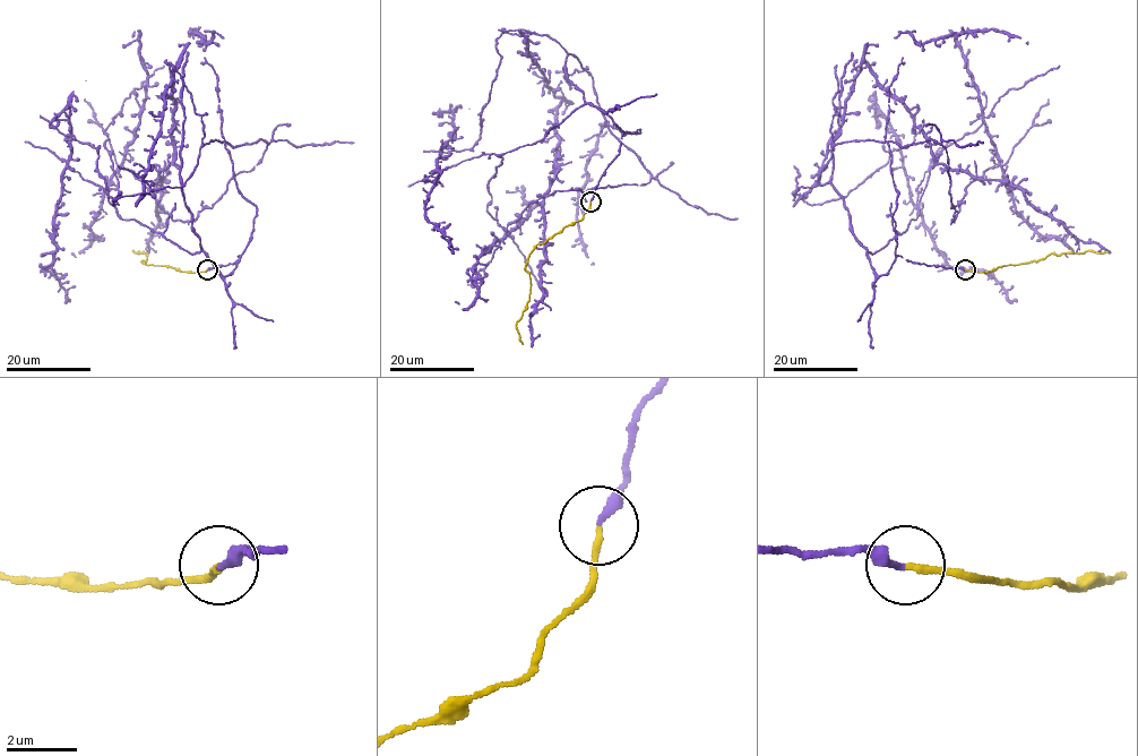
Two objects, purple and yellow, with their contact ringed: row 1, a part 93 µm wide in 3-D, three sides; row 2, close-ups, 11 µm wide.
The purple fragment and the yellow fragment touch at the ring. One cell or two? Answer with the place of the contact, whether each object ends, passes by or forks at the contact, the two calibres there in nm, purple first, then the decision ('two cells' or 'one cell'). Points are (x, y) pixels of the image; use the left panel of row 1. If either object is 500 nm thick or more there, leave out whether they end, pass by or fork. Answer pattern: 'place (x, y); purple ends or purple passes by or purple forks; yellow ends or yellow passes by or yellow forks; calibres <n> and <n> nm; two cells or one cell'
place (207, 269); purple ends; yellow ends; calibres 280 and 180 nm; one cell

